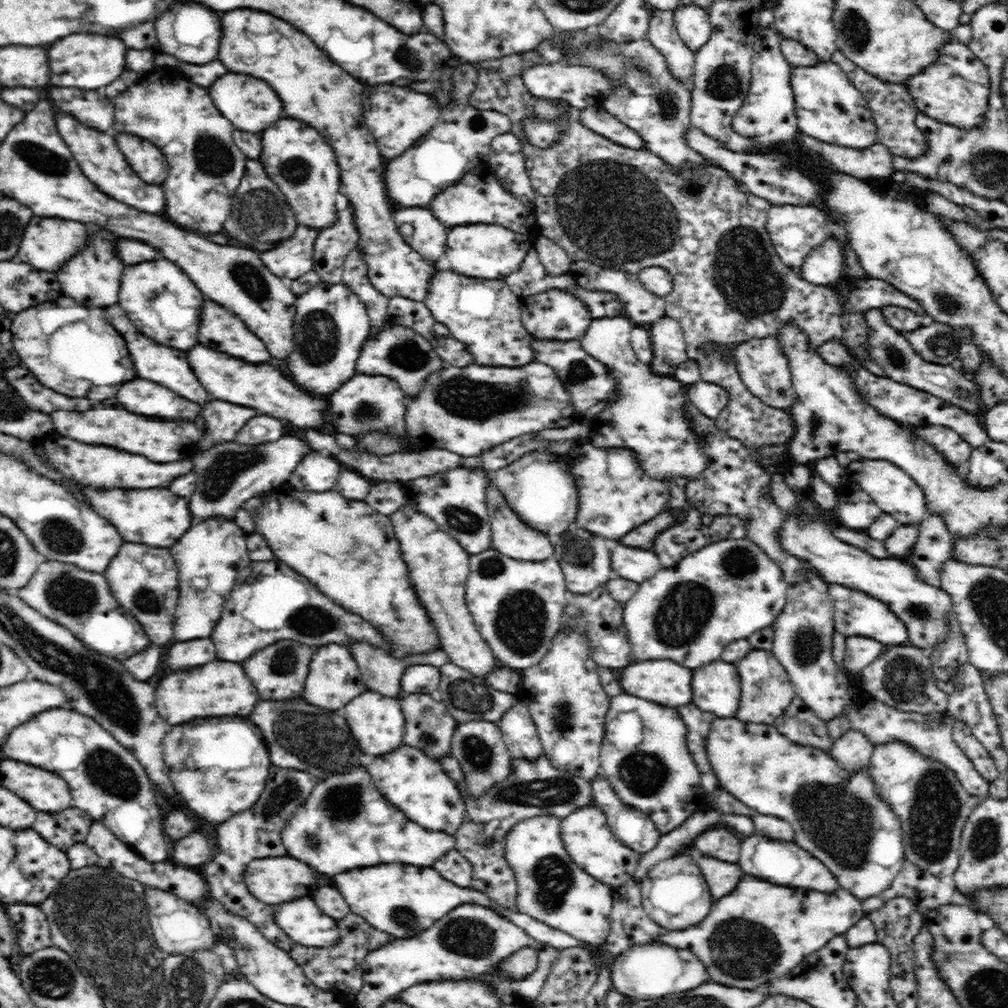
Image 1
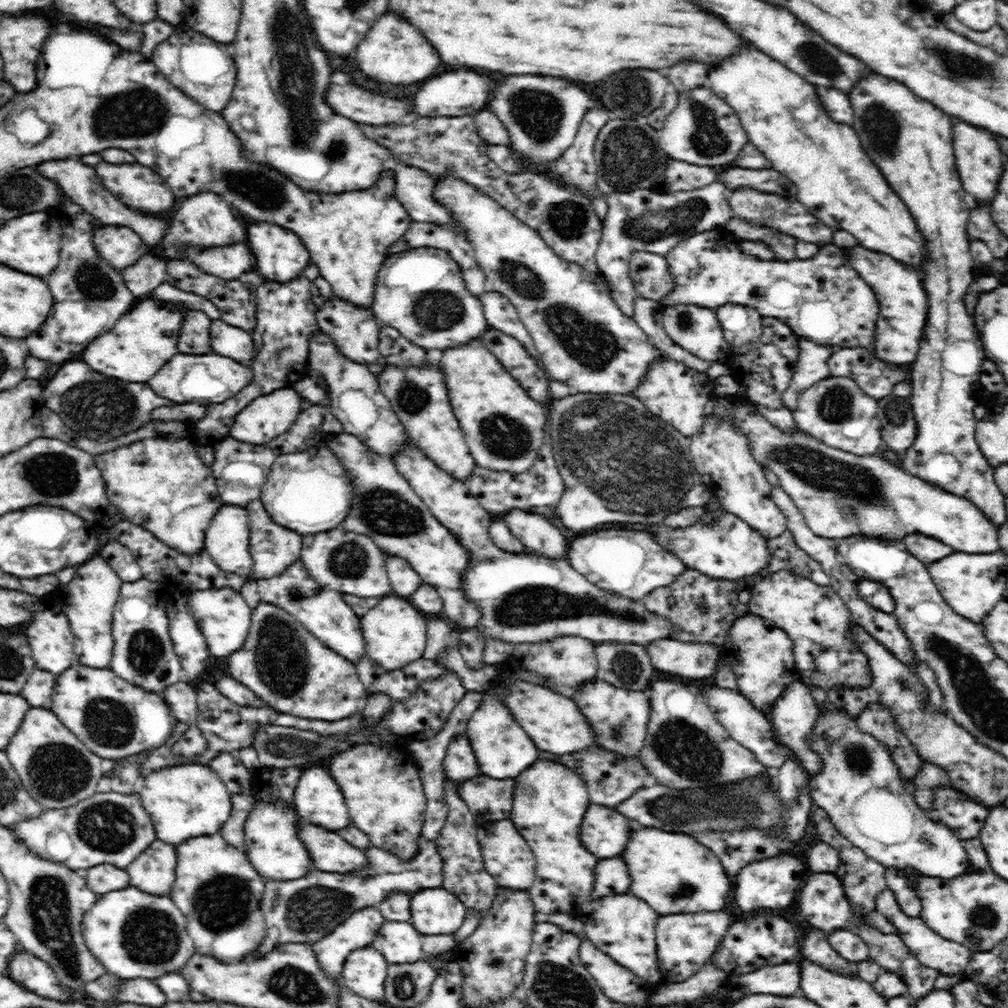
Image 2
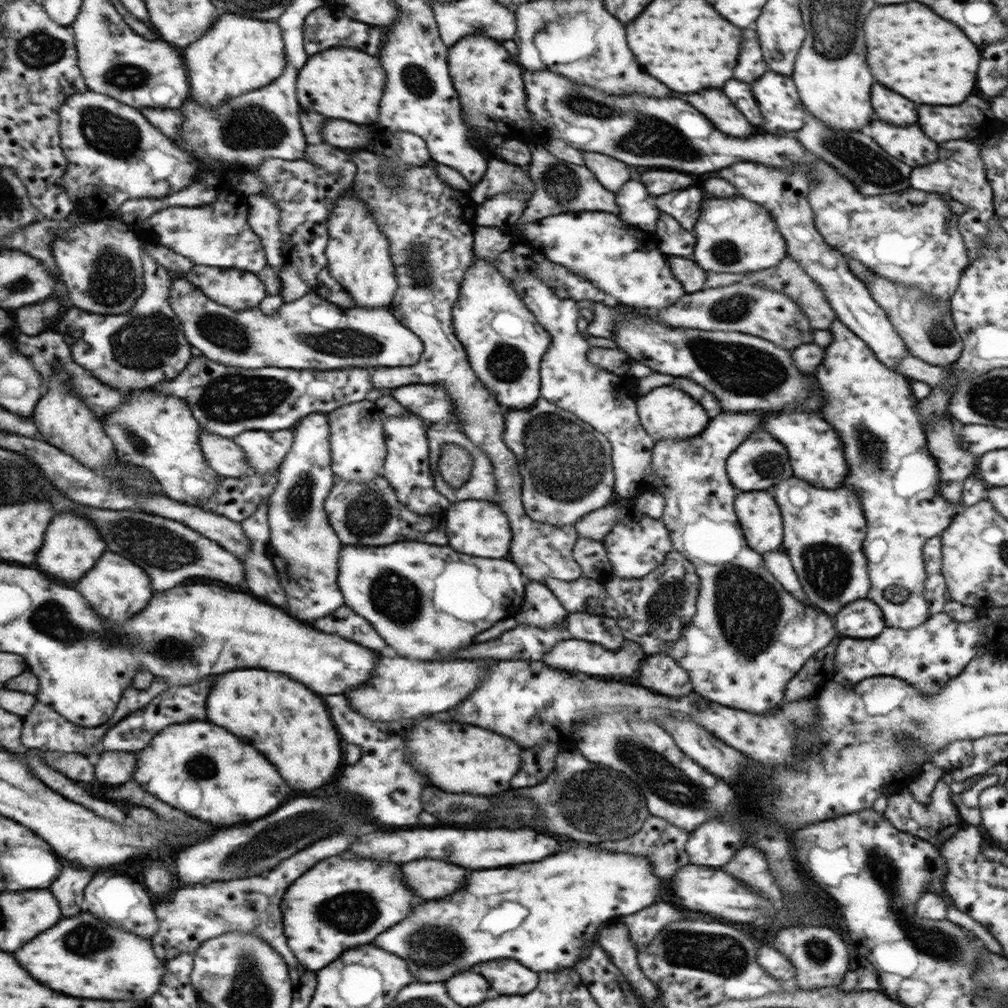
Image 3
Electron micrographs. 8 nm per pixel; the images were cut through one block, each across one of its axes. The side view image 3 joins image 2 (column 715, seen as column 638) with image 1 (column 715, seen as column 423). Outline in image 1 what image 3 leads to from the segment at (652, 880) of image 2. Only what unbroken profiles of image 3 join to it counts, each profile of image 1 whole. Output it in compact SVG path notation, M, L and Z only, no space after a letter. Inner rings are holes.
M744 874L744 880L739 880L730 894L712 904L706 920L680 932L666 932L660 940L698 956L708 968L712 982L734 988L758 988L792 970L833 936L854 927L865 914L861 902L844 889L818 892L784 888Z

